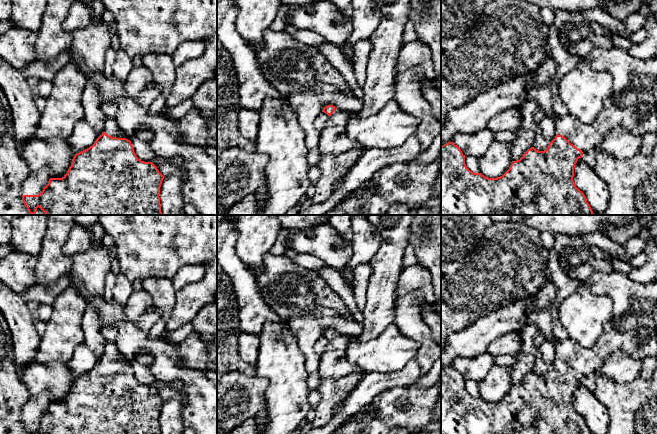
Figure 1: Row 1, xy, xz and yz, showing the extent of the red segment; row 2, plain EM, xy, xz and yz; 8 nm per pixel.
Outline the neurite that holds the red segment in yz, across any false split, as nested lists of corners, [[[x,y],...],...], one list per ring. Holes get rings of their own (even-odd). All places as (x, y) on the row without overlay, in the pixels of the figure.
[[[632,298],[630,307],[626,312],[638,318],[638,327],[634,331],[620,331],[614,327],[613,316],[604,324],[604,332],[597,342],[590,348],[566,339],[559,341],[555,347],[556,360],[544,375],[538,375],[534,371],[528,373],[523,380],[512,385],[509,393],[500,401],[488,402],[481,397],[470,395],[465,388],[465,379],[453,366],[441,370],[441,434],[592,434],[582,415],[574,408],[574,391],[587,372],[598,371],[607,356],[615,351],[622,351],[635,359],[645,357],[657,357],[657,325],[655,315],[657,301],[654,299]],[[642,329],[649,331],[645,344],[639,344],[639,332]]]

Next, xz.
[[[333,329],[325,330],[322,336],[326,337],[329,342],[323,354],[320,355],[317,374],[319,381],[340,379],[361,369],[359,366],[351,364],[346,357],[349,336],[342,335]]]

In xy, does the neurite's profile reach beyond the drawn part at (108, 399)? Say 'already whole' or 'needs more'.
needs more

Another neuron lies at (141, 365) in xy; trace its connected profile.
[[[140,354],[134,358],[131,368],[138,383],[144,386],[153,386],[155,379],[150,366],[152,358],[146,354]]]

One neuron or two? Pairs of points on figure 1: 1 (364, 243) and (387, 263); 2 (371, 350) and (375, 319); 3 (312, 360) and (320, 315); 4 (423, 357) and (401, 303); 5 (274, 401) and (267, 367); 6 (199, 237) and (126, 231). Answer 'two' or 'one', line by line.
1: two
2: two
3: one
4: one
5: one
6: one

